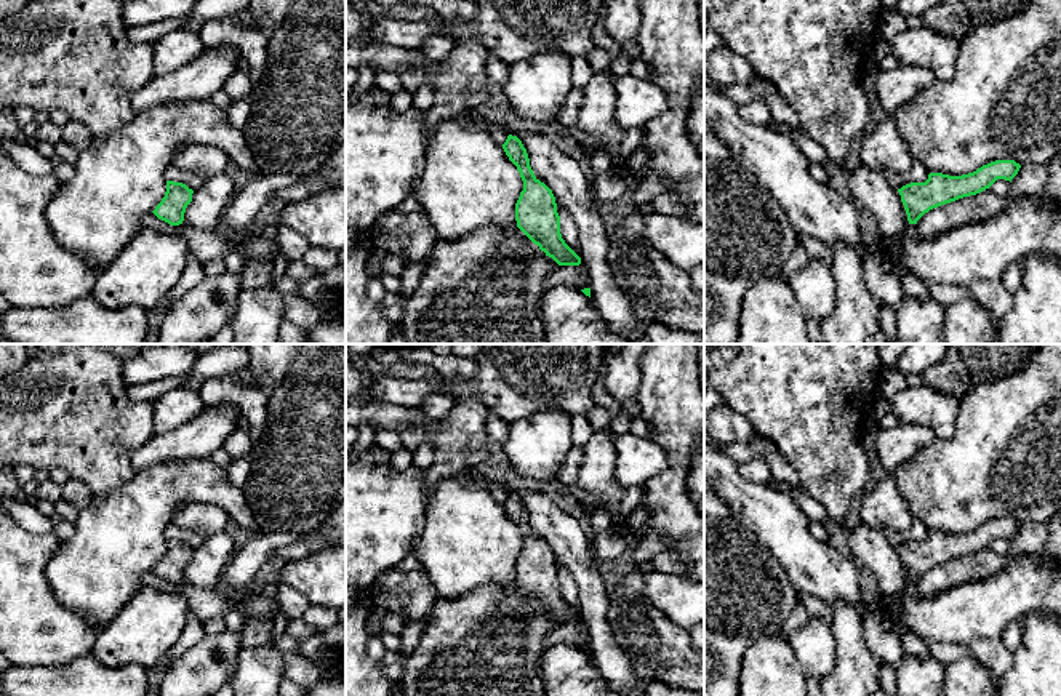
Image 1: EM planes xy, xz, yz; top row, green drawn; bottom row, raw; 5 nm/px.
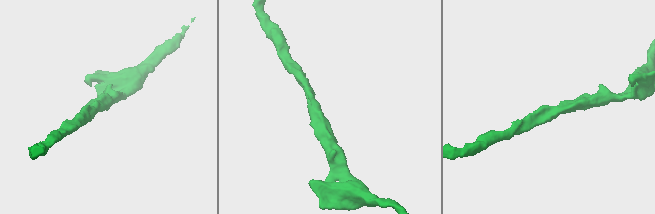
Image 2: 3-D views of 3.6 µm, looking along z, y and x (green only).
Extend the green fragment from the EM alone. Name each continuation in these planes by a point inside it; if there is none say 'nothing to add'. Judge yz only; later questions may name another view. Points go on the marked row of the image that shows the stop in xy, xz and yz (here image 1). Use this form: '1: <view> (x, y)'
nothing to add

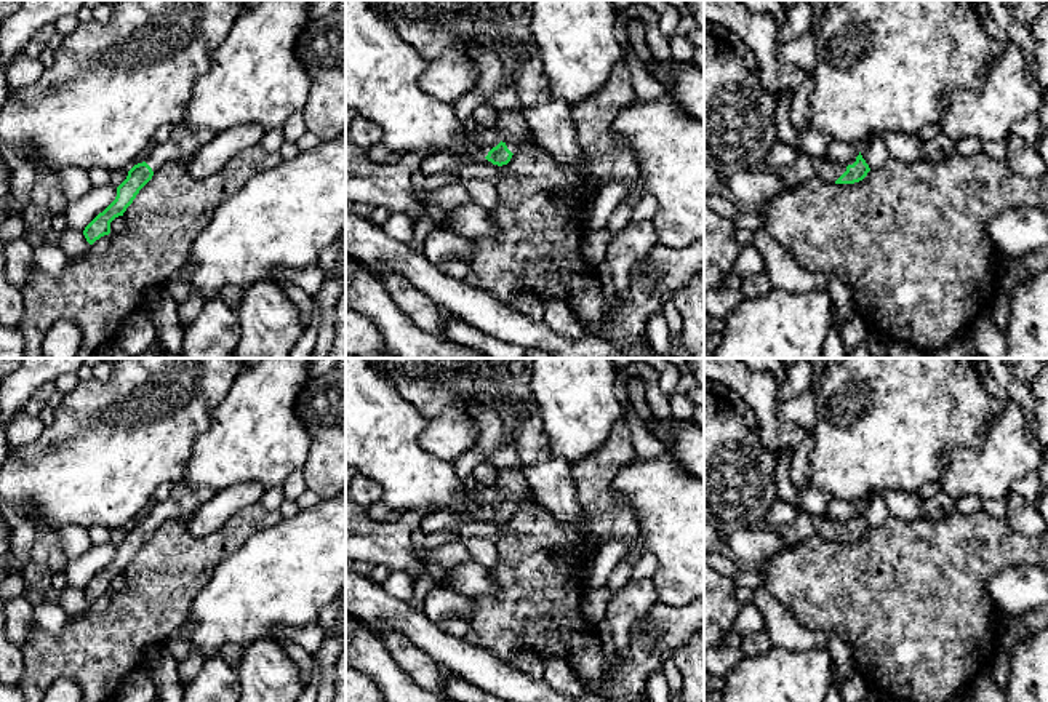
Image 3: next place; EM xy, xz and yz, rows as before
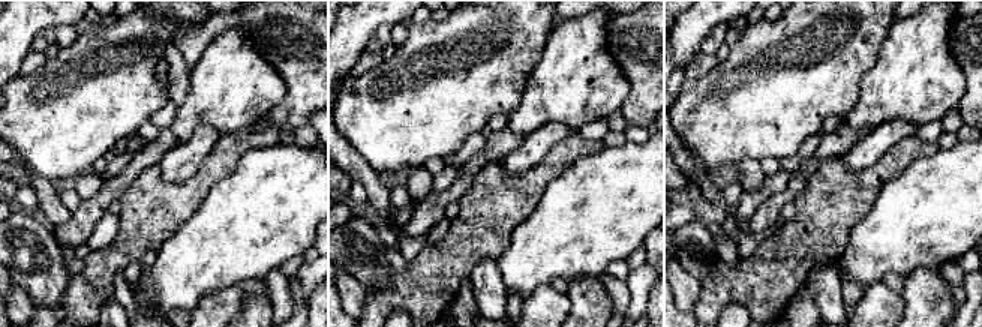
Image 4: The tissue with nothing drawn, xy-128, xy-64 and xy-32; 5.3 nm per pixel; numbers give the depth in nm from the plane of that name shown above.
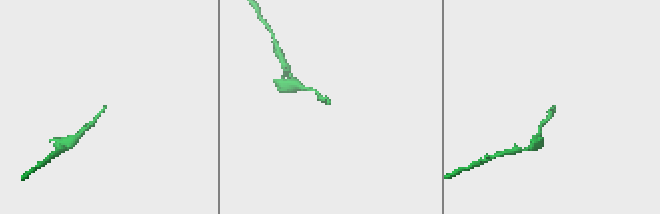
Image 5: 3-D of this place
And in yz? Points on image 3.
1: yz (829, 171)

